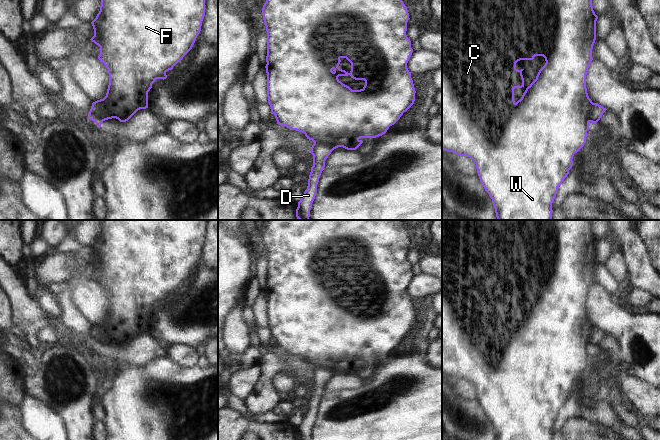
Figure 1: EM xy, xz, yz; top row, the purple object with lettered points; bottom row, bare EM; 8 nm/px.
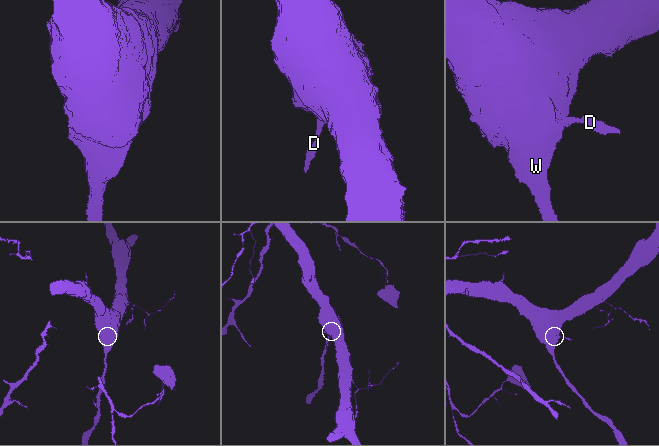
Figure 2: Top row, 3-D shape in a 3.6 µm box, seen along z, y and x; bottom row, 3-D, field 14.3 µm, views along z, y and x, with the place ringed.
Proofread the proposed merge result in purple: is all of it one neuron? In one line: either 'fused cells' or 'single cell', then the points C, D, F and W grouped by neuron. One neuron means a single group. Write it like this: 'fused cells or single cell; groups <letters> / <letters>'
fused cells; groups C F W / D

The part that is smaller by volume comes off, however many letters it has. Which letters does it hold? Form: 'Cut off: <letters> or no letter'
Cut off: D

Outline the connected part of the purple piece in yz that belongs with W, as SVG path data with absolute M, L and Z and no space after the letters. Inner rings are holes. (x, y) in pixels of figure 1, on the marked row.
M442 0L442 149L470 157L475 162L480 182L492 199L497 220L552 220L552 203L558 187L573 166L574 154L586 143L589 130L593 102L587 93L586 75L593 60L597 19L592 0ZM535 56L543 56L546 63L521 99L515 102L514 89L524 87L524 69L517 70L516 63L533 60Z

